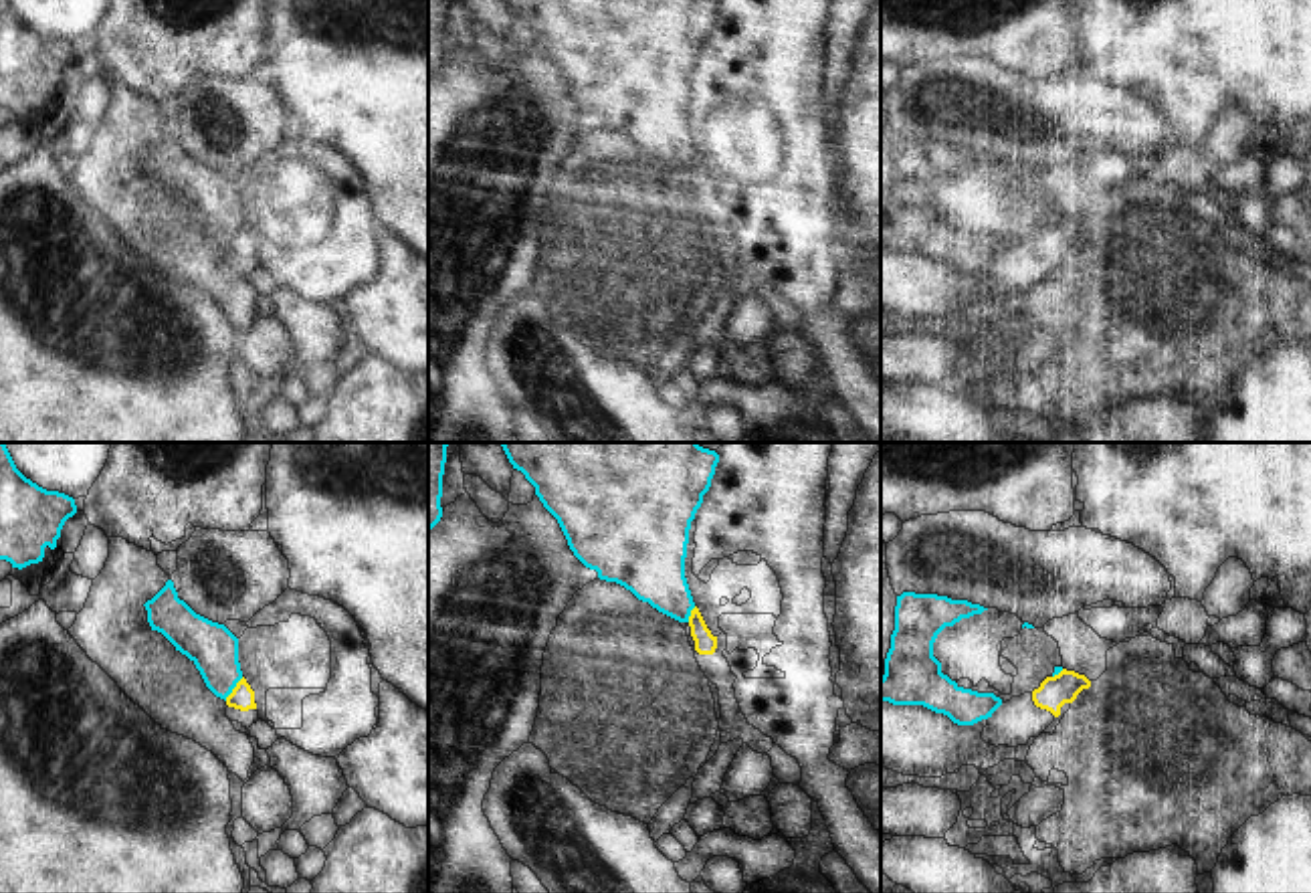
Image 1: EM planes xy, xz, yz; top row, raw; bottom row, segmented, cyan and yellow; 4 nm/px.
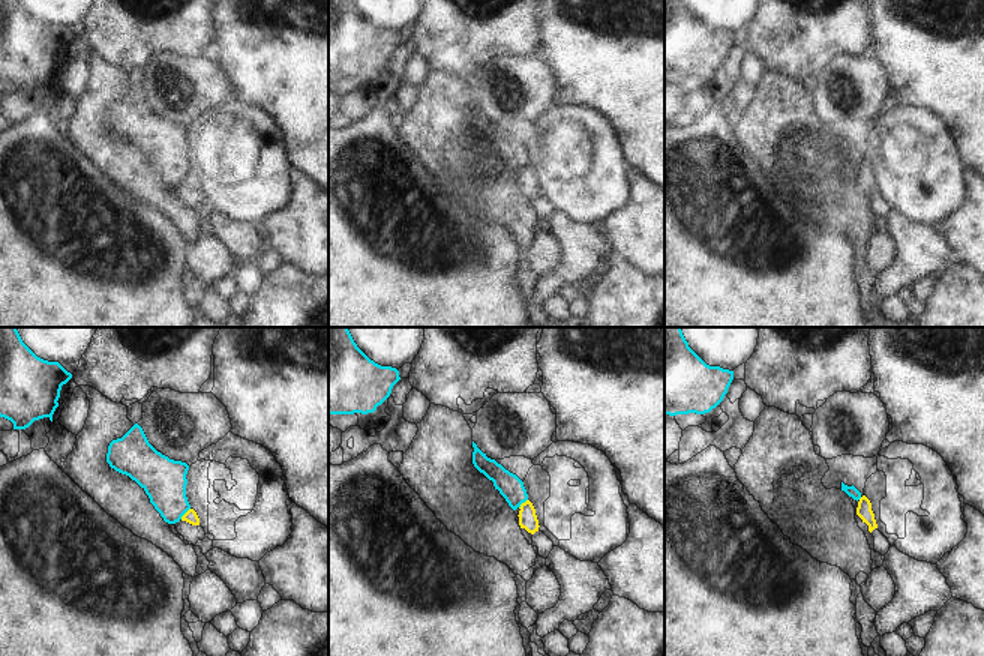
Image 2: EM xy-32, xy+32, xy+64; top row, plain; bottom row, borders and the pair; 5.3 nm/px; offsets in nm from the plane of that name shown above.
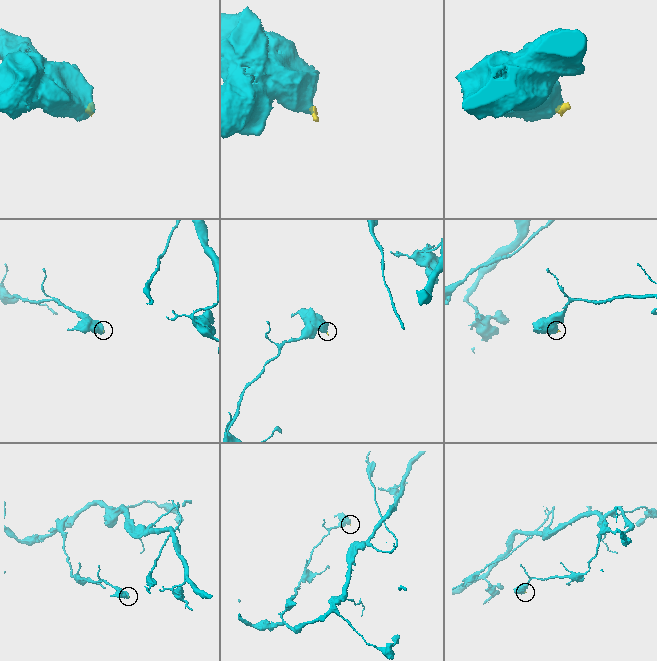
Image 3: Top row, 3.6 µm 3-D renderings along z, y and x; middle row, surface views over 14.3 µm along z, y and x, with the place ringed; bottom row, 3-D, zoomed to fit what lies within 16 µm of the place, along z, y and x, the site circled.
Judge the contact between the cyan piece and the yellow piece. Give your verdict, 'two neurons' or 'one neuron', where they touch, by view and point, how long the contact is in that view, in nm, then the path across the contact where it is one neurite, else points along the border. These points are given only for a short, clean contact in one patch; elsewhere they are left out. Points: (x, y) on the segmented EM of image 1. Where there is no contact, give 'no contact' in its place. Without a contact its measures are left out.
two neurons; meets cyan in xy at (233, 687); contact 120 nm long; border along xy (243, 677), (225, 700)

